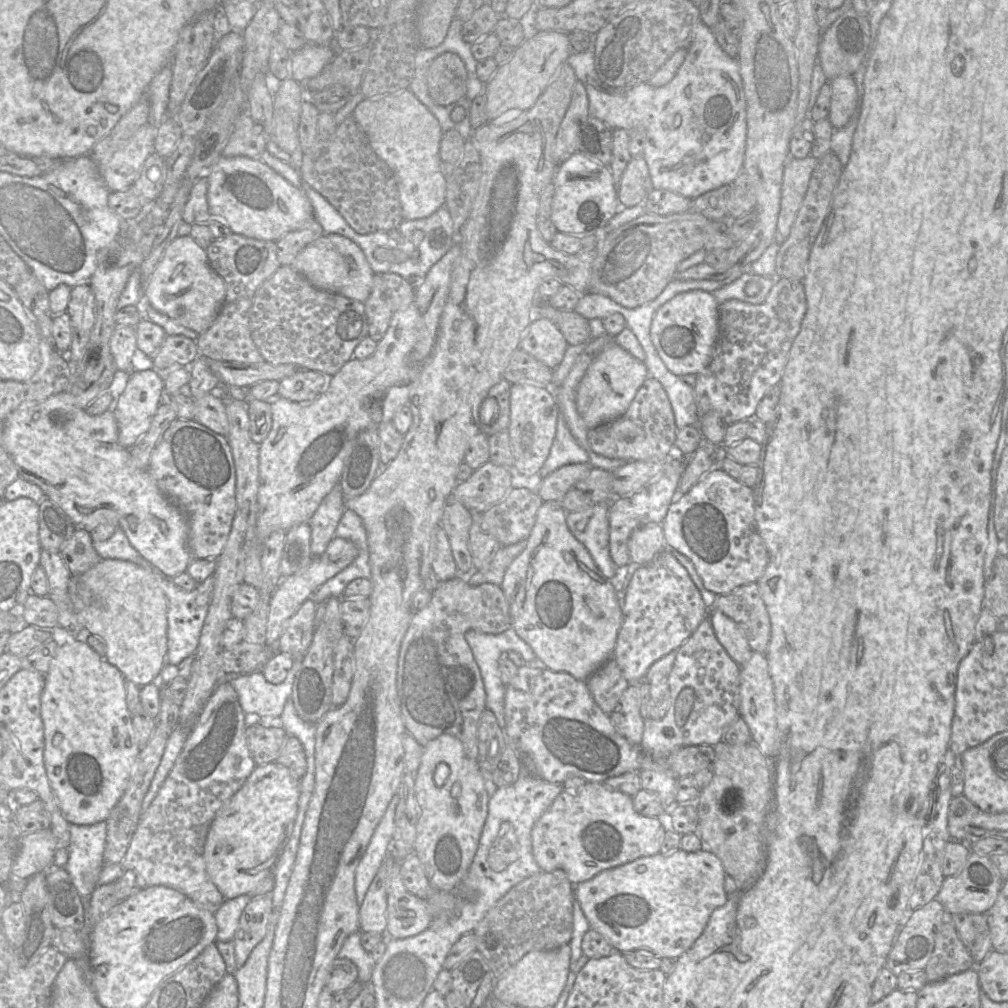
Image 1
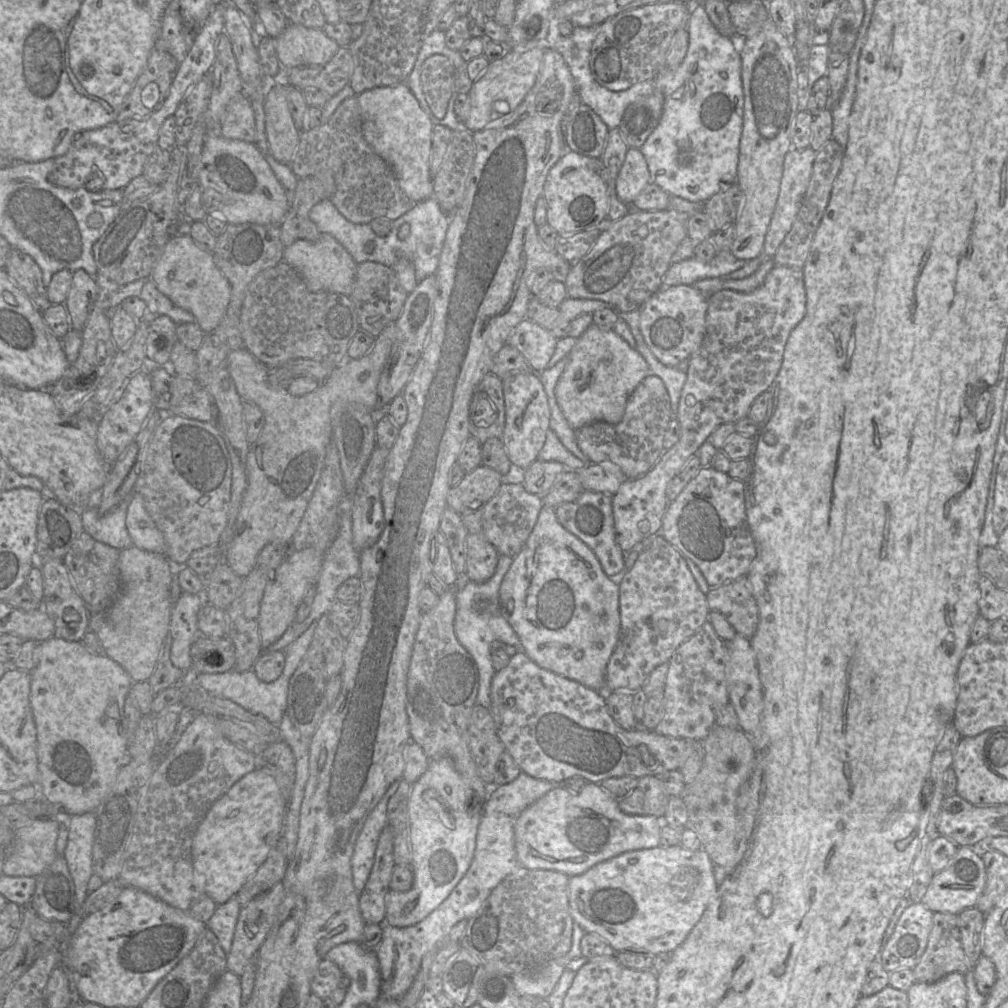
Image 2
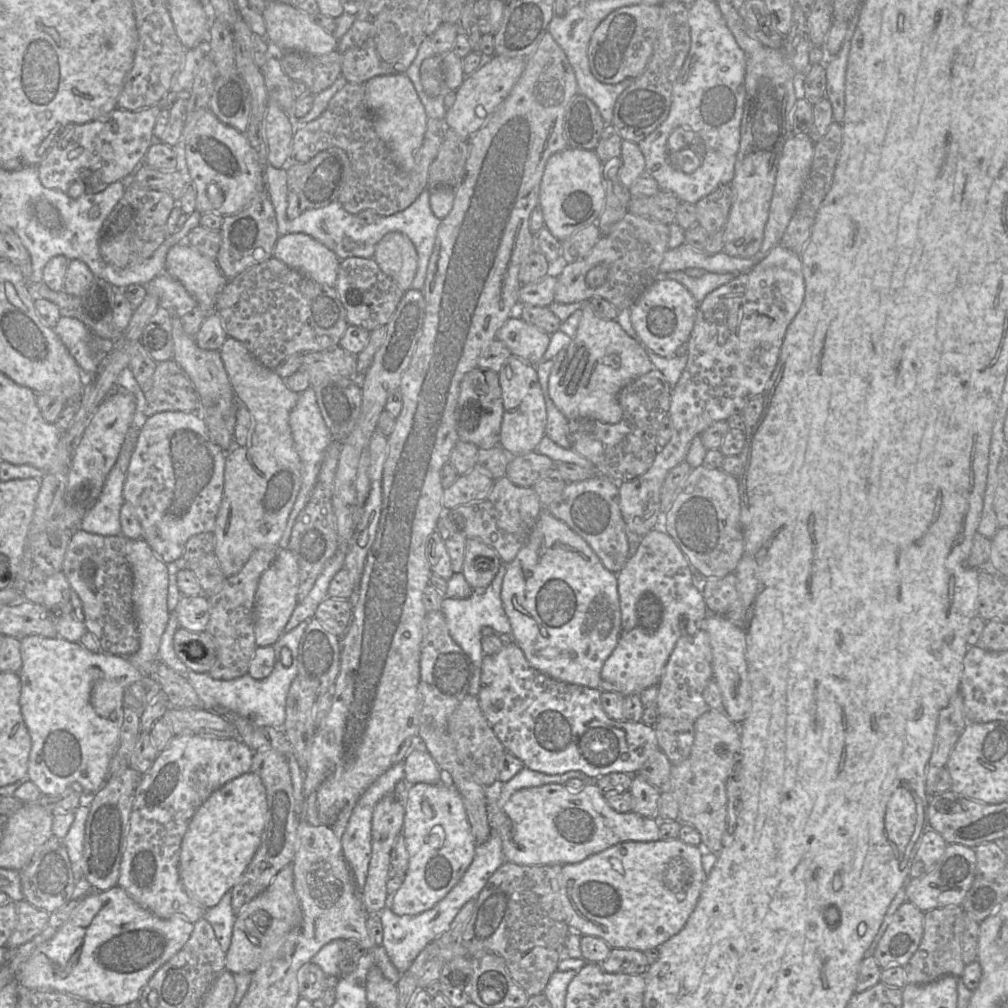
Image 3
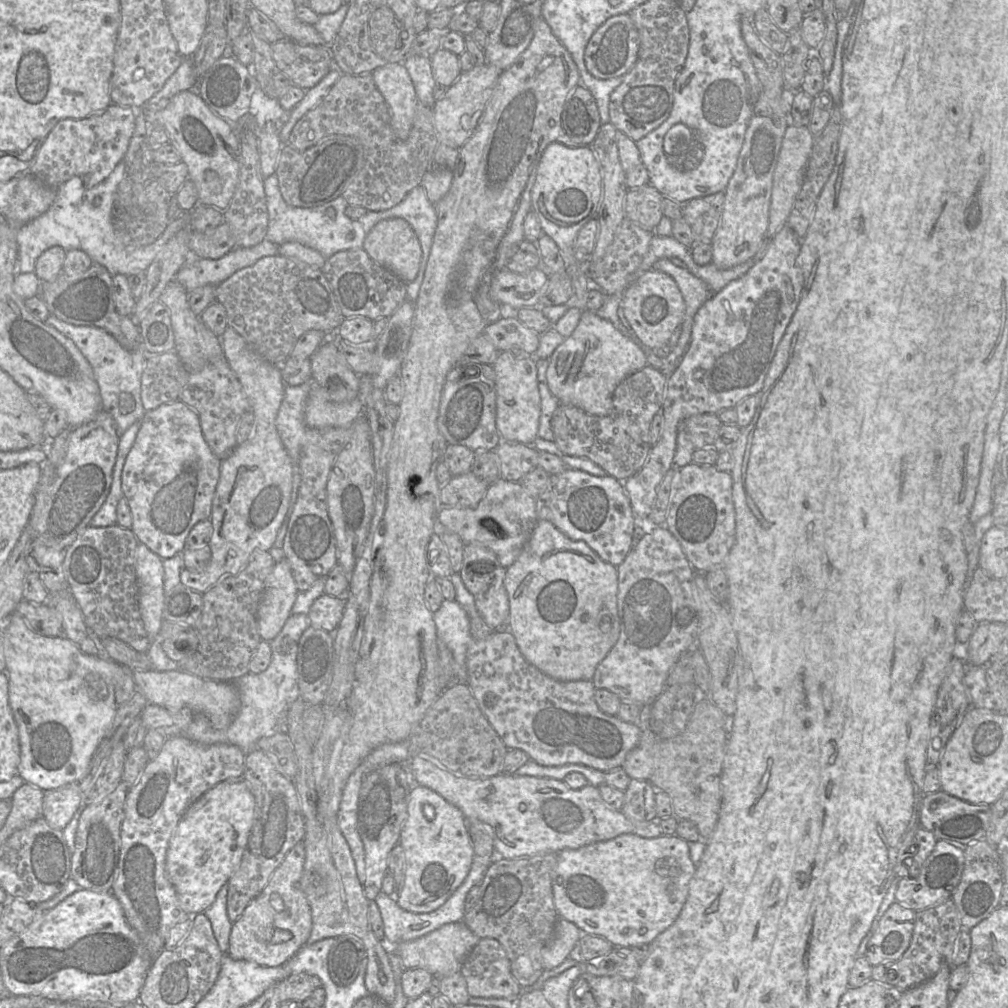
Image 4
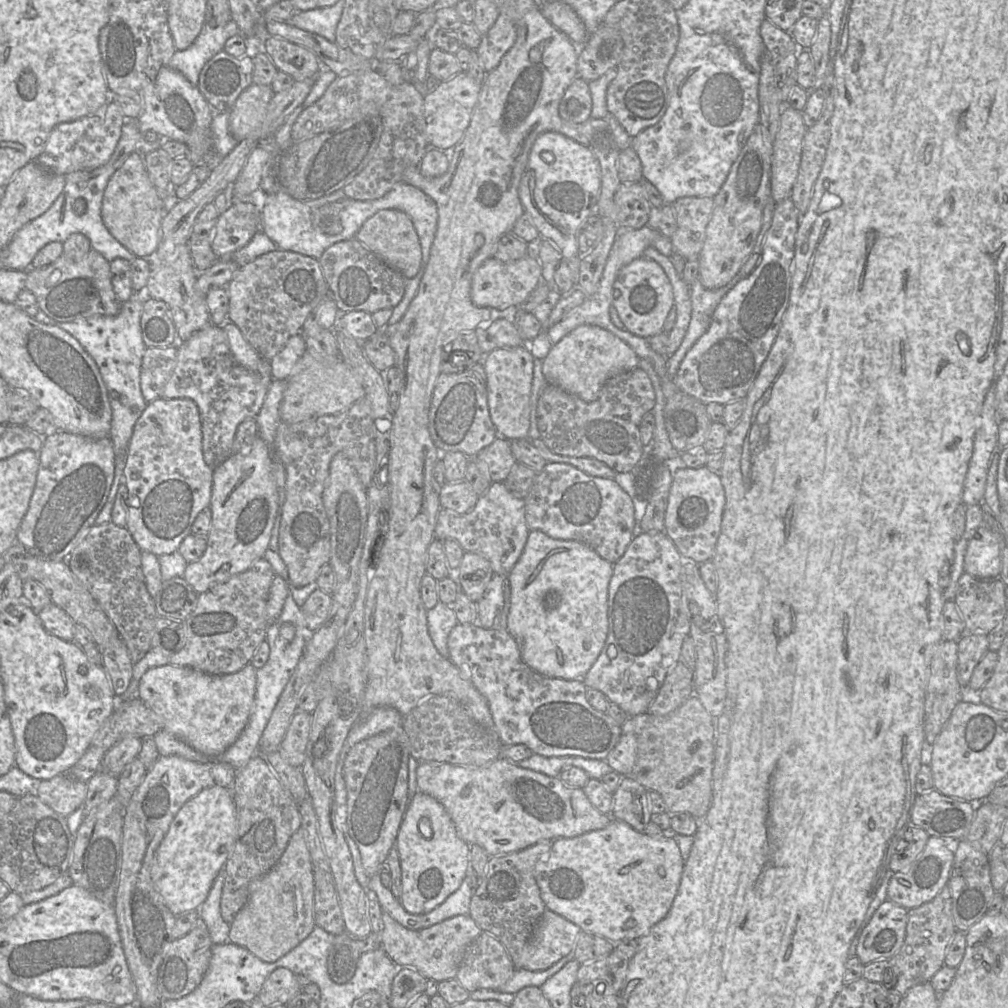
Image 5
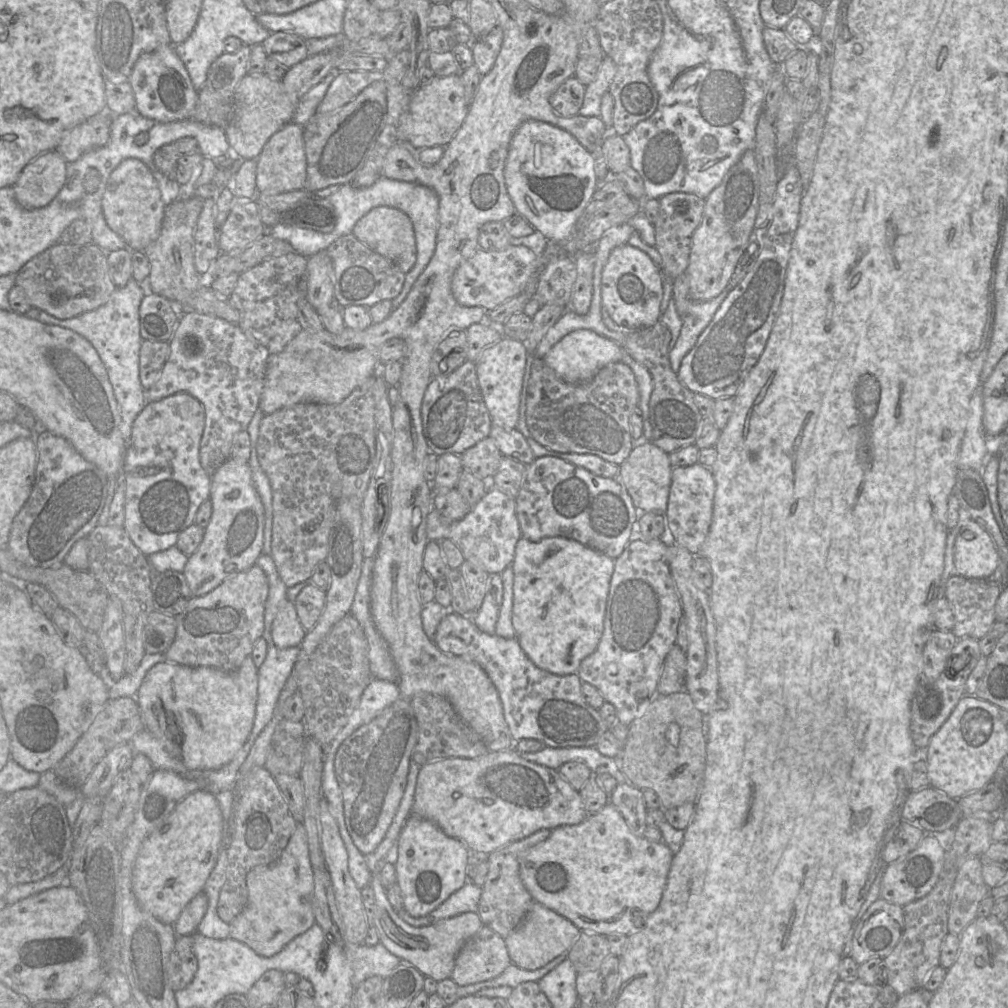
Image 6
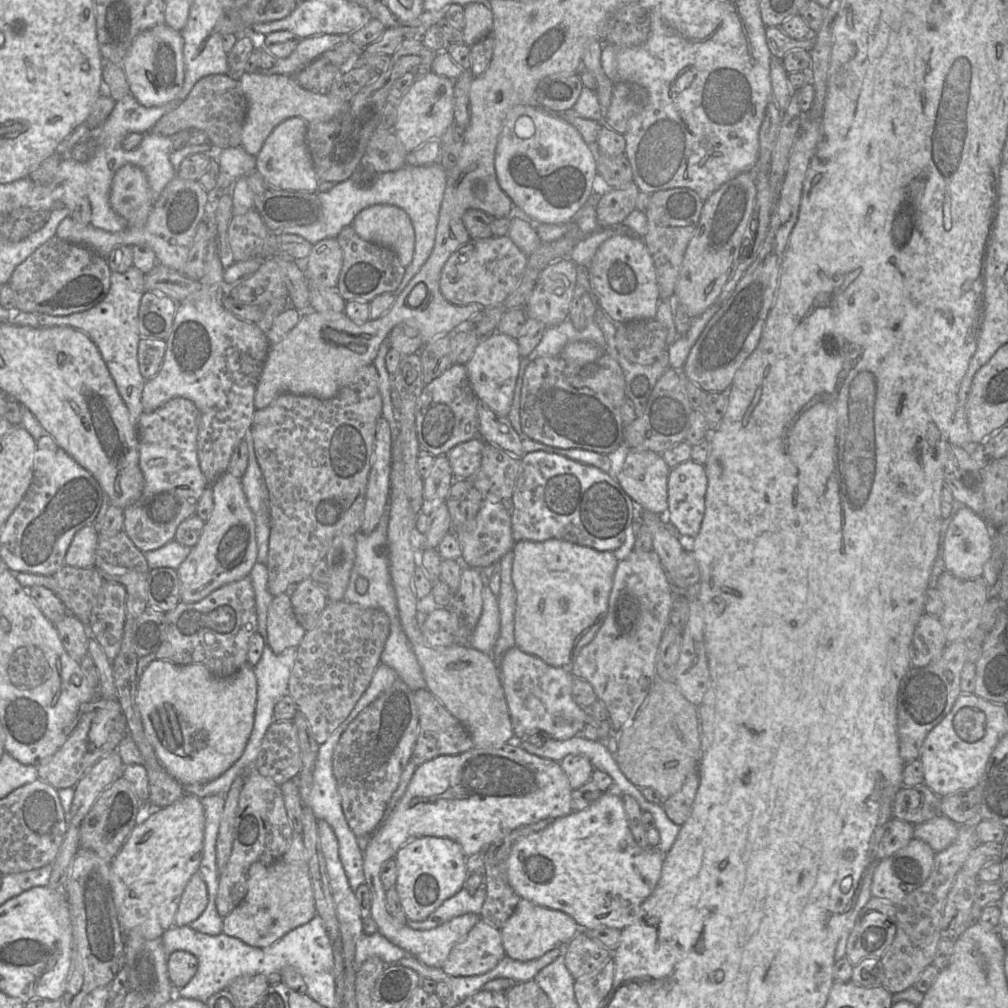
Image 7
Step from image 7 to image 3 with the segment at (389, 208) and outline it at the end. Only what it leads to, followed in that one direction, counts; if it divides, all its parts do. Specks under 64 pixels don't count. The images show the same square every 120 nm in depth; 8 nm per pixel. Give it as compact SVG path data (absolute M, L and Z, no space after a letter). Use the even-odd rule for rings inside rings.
M399 232L387 233L376 244L373 259L403 292L411 288L418 269L418 255L406 235Z

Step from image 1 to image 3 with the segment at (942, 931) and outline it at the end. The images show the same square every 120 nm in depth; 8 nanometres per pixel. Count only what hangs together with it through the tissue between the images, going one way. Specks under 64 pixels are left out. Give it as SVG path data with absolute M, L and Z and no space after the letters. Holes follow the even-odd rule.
M950 905L925 912L921 942L904 966L908 984L928 984L946 975L961 978L965 968L962 959L964 914L962 907L958 905Z

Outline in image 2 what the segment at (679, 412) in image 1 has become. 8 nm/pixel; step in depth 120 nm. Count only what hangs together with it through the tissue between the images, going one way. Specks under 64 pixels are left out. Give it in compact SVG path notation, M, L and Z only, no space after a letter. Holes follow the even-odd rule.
M635 334L633 337L636 341L636 349L644 357L646 362L650 364L650 372L652 372L651 374L658 376L664 382L670 397L672 418L674 418L678 412L681 392L687 380L687 372L685 373L679 370L677 367L665 366L655 357L652 351L648 351L650 348L648 345L646 346L644 340L642 343L641 339L639 338L639 334Z

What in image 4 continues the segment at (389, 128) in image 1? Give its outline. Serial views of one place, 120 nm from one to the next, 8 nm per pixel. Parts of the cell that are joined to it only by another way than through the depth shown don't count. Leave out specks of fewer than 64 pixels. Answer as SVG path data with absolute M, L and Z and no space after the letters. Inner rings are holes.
M387 63L376 68L372 76L390 109L394 134L400 140L406 140L413 125L418 98L404 64Z

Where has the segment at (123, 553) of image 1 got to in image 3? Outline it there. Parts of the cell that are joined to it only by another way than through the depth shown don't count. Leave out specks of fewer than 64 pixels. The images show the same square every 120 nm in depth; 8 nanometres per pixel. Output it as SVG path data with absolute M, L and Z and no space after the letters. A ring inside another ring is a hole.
M132 424L121 447L118 459L111 469L102 492L93 507L82 518L79 528L102 536L122 534L120 511L125 502L123 487L130 459L141 428Z

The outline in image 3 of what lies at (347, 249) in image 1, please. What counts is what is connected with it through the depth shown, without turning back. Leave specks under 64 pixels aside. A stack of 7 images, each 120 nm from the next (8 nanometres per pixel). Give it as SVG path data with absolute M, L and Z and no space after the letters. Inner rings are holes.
M307 234L280 236L274 247L273 258L319 284L335 288L341 260Z

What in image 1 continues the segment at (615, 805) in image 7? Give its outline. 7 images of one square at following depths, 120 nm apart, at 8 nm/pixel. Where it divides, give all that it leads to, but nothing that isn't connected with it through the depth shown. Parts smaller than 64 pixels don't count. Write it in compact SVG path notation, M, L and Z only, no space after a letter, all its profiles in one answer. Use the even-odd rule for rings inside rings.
M681 848L674 850L668 854L657 853L652 856L640 857L634 861L625 864L605 869L595 875L593 878L575 885L576 900L579 902L589 924L590 928L599 932L613 946L613 948L622 952L625 956L634 954L635 952L649 951L654 955L663 958L678 958L684 952L691 948L695 941L701 936L705 930L712 912L724 905L728 899L728 894L725 891L726 871L722 861L713 852L708 849L701 849L696 852L687 852Z

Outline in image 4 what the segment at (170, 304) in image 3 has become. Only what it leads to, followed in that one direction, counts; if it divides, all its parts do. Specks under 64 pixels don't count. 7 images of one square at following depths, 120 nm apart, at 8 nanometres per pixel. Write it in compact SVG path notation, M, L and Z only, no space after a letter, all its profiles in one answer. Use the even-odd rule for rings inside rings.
M266 238L253 247L235 247L219 259L198 259L182 266L174 280L179 282L188 294L205 285L216 287L236 271L254 265L259 259L279 255L278 247Z

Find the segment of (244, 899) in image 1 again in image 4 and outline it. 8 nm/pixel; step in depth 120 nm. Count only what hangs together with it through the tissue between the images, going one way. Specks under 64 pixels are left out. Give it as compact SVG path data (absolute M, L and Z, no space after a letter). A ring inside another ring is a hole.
M225 884L218 891L212 905L203 912L211 923L214 937L223 953L227 953L229 949L229 938L233 924L227 914L227 893L228 885Z

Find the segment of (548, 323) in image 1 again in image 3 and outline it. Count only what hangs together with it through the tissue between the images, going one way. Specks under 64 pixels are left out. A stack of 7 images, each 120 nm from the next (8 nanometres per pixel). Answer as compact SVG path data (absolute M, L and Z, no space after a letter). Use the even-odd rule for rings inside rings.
M519 316L510 317L498 330L496 339L502 341L512 355L537 365L550 343L550 334L528 323Z

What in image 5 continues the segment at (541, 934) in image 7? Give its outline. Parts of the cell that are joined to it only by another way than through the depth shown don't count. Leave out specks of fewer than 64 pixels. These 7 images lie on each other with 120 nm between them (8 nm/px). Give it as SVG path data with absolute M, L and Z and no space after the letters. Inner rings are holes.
M546 909L537 923L531 939L521 953L521 966L530 971L546 970L560 959L572 955L581 928L563 916Z

